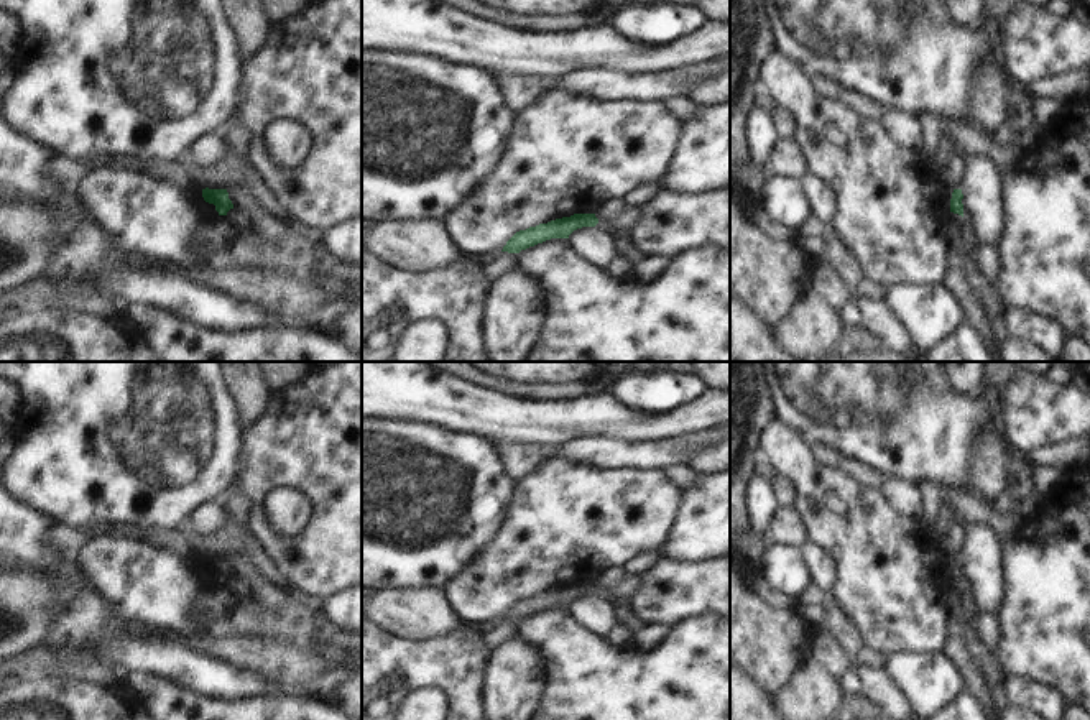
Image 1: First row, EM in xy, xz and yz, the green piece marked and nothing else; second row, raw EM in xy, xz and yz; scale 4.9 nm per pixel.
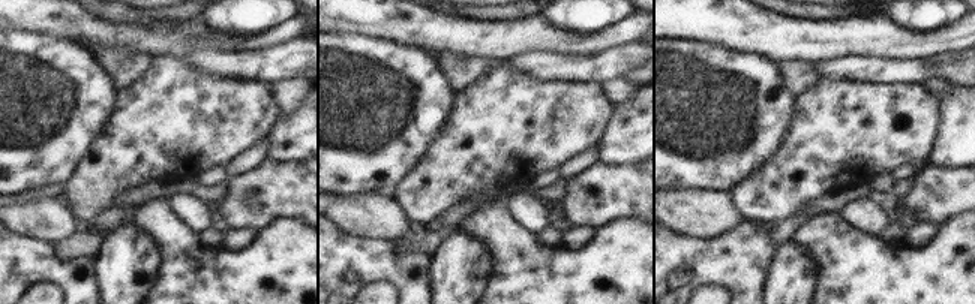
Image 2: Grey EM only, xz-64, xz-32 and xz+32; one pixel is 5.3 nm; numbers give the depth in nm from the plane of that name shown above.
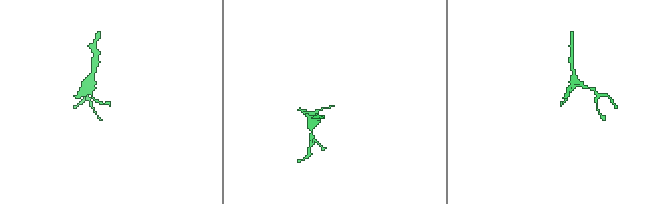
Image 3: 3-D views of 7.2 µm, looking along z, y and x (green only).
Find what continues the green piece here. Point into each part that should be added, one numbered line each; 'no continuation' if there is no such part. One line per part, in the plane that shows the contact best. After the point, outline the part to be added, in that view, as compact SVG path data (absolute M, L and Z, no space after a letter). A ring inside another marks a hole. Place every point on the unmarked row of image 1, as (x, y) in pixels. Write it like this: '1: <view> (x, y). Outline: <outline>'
no continuation

